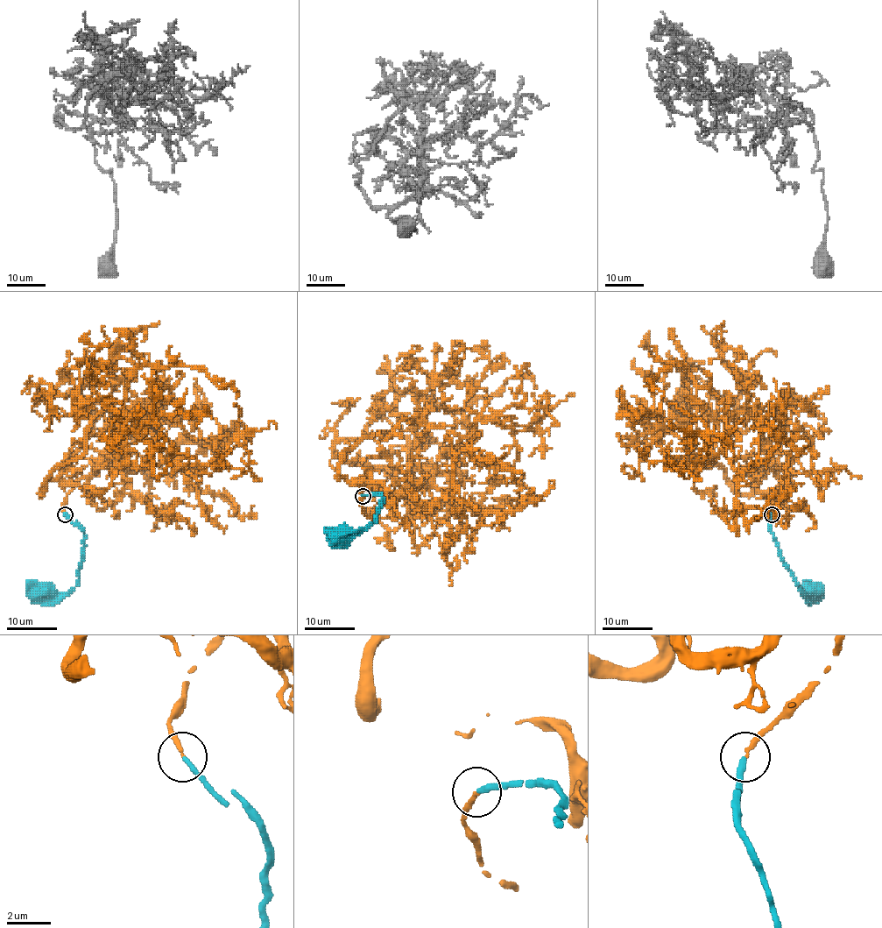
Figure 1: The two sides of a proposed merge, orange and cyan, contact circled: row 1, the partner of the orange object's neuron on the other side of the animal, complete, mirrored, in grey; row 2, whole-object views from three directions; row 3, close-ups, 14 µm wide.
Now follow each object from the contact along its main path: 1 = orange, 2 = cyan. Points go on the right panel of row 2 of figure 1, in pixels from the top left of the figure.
1: (772, 513), (793, 485), (774, 469), (758, 422), (703, 414), (683, 364), (664, 366), (652, 383), (662, 398)
2: (772, 513), (770, 526), (780, 557), (795, 584), (804, 593), (809, 593), (813, 584), (814, 587)

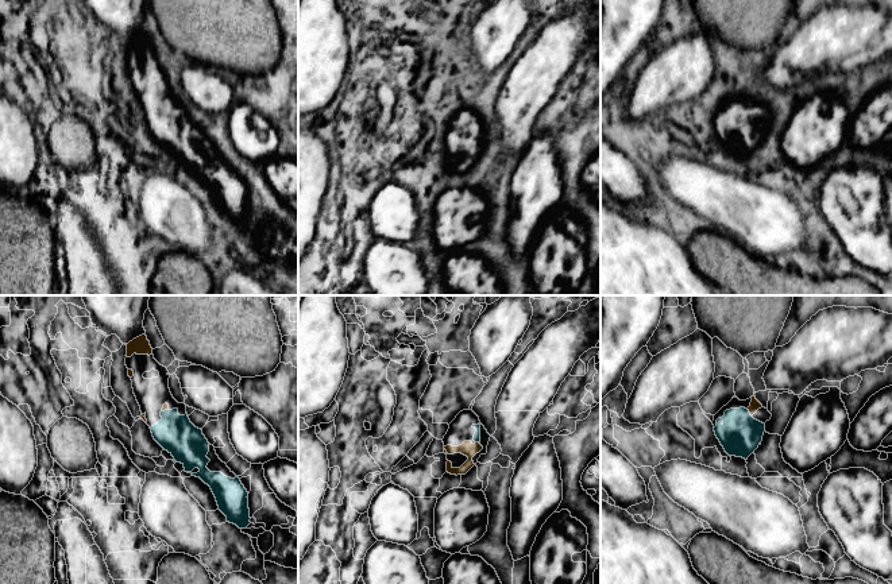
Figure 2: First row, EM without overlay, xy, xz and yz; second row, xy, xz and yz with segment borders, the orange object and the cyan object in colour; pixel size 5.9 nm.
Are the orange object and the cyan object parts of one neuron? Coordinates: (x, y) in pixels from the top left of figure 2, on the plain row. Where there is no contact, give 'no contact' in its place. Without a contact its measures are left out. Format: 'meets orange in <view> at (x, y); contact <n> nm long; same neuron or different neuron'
meets orange in yz at (749, 109); contact 50 nm long; same neuron

